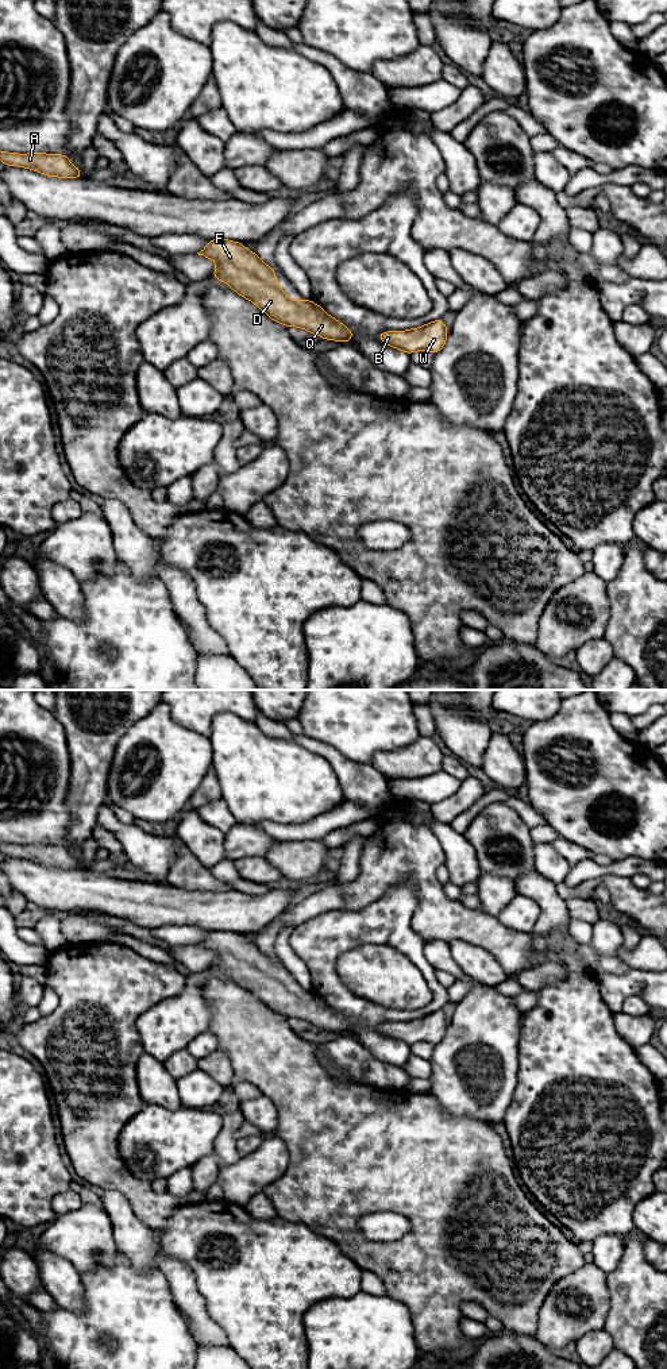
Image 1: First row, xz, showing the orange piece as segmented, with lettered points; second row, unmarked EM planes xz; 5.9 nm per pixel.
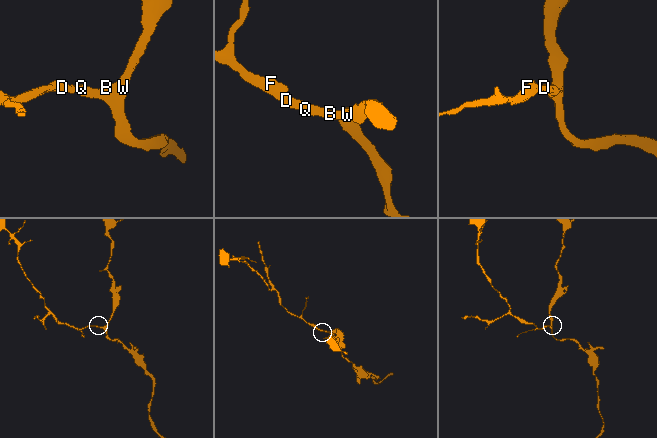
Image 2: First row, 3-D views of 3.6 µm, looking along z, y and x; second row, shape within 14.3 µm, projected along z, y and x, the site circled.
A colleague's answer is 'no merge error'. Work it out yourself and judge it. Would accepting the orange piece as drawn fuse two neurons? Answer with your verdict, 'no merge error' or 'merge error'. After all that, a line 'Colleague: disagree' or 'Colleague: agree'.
no merge error
Colleague: agree

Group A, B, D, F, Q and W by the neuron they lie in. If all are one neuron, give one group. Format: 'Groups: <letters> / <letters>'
Groups: A B D F Q W

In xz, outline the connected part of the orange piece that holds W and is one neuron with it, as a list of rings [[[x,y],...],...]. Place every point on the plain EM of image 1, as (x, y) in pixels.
[[[442,1010],[408,1022],[388,1022],[377,1026],[385,1036],[406,1045],[427,1041],[439,1044],[447,1031],[448,1021]]]

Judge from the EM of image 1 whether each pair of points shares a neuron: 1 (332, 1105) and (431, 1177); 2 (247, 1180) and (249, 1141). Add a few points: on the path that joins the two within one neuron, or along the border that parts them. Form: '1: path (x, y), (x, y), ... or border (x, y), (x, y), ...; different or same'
1: path (357, 1129), (378, 1150), (396, 1150), (407, 1155); same
2: border (265, 1138), (250, 1153), (242, 1156); different

